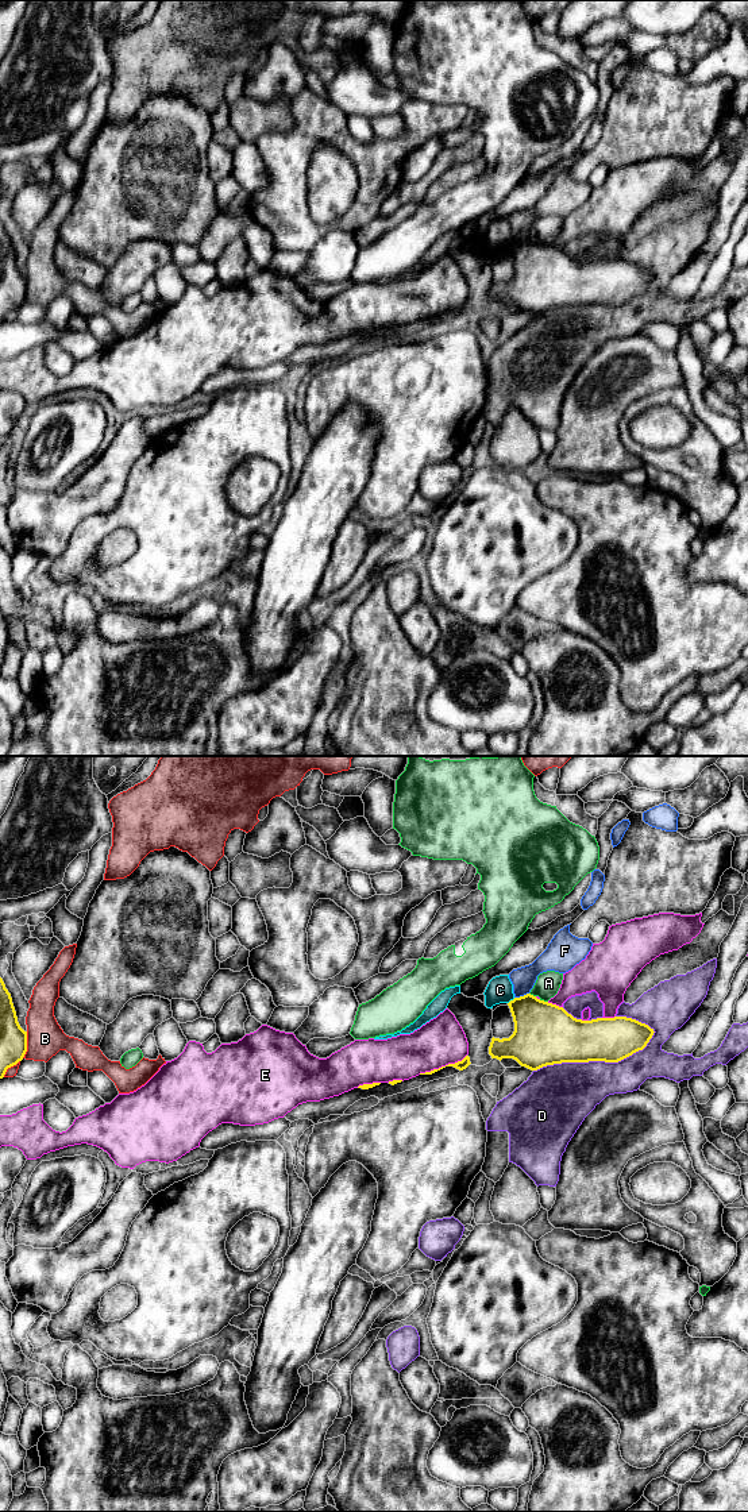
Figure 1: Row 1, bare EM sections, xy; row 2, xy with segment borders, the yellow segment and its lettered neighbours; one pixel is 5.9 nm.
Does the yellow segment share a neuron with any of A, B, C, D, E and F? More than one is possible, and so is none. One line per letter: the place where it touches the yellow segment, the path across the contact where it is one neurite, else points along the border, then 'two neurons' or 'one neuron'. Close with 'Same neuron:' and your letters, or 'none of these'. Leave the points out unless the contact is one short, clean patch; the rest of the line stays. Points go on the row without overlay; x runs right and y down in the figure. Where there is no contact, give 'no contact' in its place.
A: meets yellow in xy at (543, 245); two neurons
B: meets yellow in xy at (26, 289); two neurons
C: meets yellow in xy at (511, 245); two neurons
D: meets yellow in xy at (596, 304); two neurons
E: meets yellow in xy at (442, 311); two neurons
F: meets yellow in xy at (521, 240); border along xy (528, 236), (515, 242); two neurons
Same neuron: none of these

